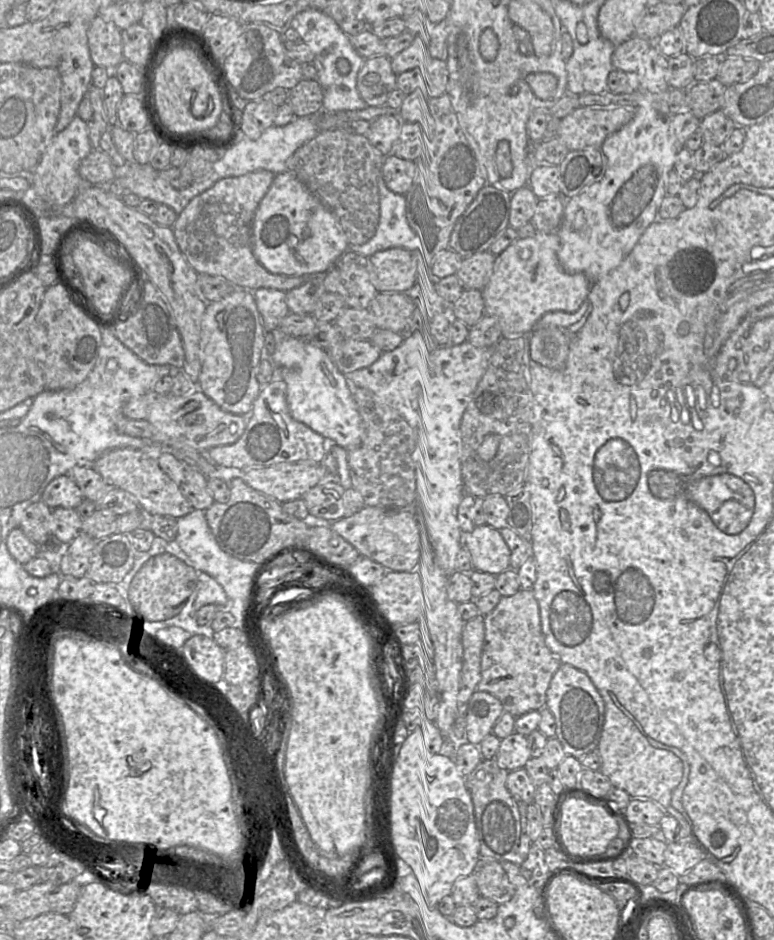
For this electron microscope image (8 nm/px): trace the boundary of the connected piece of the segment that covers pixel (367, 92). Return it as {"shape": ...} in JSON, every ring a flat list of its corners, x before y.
{"shape":[[379,55,365,59,357,73,356,88,368,106,383,106,396,89,391,58]]}

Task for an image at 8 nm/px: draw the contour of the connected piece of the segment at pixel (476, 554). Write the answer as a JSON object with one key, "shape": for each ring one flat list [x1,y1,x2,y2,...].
{"shape":[[489,525,463,532,462,545,469,552,473,570,497,576,511,568,511,551,500,530]]}

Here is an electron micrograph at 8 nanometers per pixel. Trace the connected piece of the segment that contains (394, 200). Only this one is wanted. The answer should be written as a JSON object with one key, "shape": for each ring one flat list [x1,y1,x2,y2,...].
{"shape":[[380,182,380,221,377,231,368,242,360,245,351,245,350,250,369,257,380,250,394,247,404,248,411,252,422,252,425,256,420,237,408,223,405,196,387,189,383,182]]}

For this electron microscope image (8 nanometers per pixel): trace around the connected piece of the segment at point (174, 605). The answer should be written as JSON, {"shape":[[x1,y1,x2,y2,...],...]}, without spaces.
{"shape":[[170,554,150,558,133,577,127,599,143,619,162,621,177,616,193,594,198,574,202,571]]}

